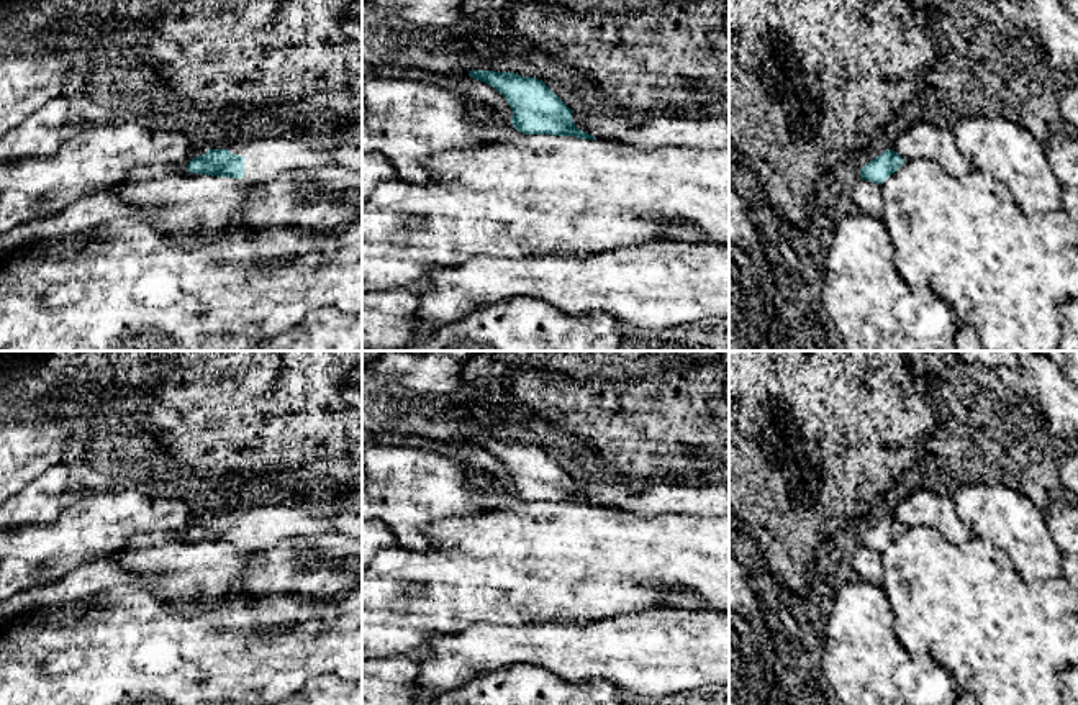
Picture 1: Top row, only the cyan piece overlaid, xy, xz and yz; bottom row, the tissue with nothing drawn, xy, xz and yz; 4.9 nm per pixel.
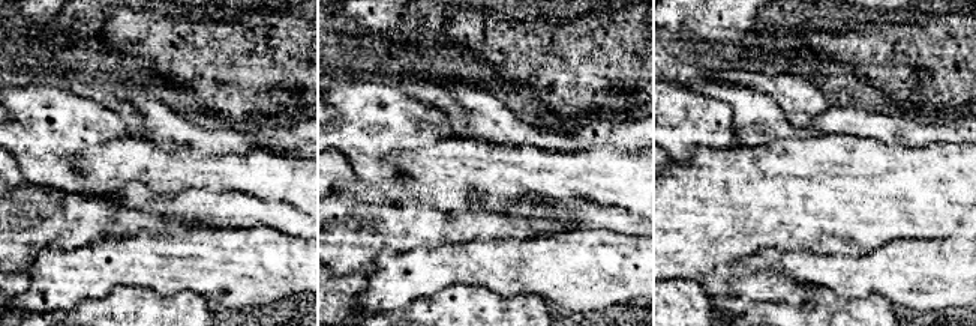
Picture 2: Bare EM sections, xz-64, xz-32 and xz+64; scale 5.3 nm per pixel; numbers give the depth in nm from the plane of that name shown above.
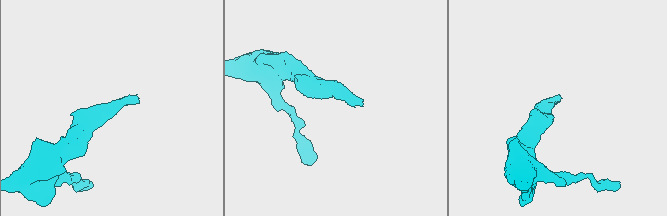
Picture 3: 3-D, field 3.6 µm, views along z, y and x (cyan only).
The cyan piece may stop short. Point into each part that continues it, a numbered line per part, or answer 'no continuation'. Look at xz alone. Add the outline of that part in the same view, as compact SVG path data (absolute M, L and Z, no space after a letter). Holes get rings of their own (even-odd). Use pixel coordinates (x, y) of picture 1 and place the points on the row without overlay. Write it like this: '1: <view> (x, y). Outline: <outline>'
1: xz (518, 563). Outline: M513 498L495 505L478 515L446 518L424 525L421 530L431 541L424 551L411 551L403 546L380 549L367 567L362 569L362 653L377 657L406 656L423 662L431 656L431 638L437 633L454 634L475 623L528 625L532 621L573 621L578 625L598 621L644 608L672 607L664 602L668 589L688 589L704 603L704 610L729 613L729 516L695 516L686 513L662 513L644 518L639 515L613 513L600 507L580 507L575 503L523 502Z

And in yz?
1: yz (1005, 640). Outline: M909 526L881 551L885 577L881 589L895 613L895 634L901 646L913 656L929 654L942 669L950 672L960 690L972 694L980 705L1060 705L1058 674L1070 666L1078 666L1078 579L1058 575L1039 584L1026 582L1016 571L1011 557L990 539L973 536L963 544L947 541L931 526Z

